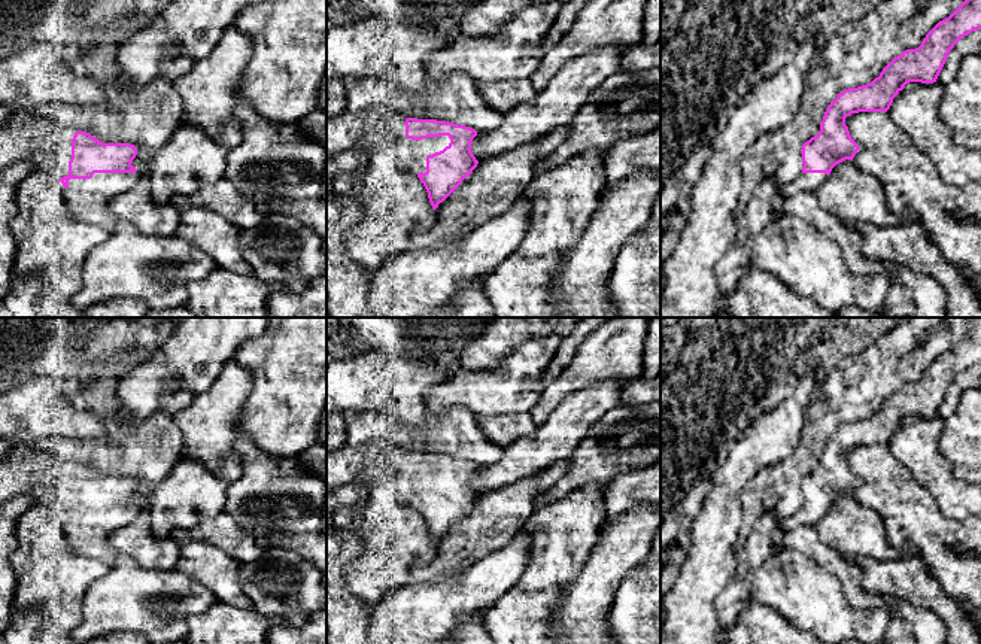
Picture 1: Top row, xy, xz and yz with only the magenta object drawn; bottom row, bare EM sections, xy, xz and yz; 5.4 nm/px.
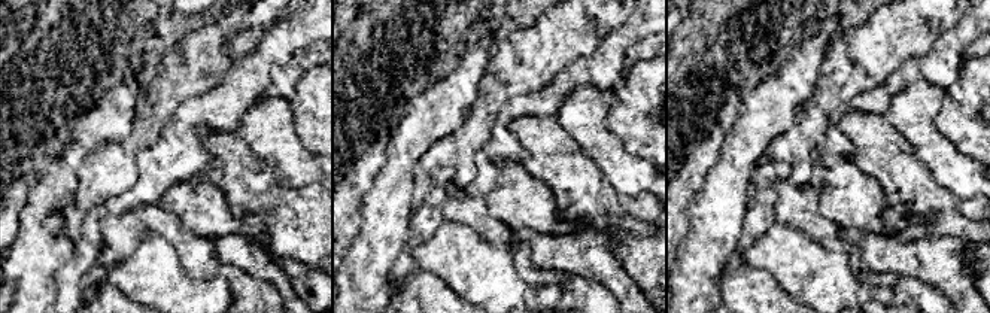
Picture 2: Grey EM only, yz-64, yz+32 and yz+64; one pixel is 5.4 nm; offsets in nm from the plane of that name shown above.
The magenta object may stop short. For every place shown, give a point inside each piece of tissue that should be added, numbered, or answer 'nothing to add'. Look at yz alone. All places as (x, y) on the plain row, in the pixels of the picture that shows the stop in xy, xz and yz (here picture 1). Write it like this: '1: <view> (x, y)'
1: yz (810, 516)

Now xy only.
1: xy (90, 534)

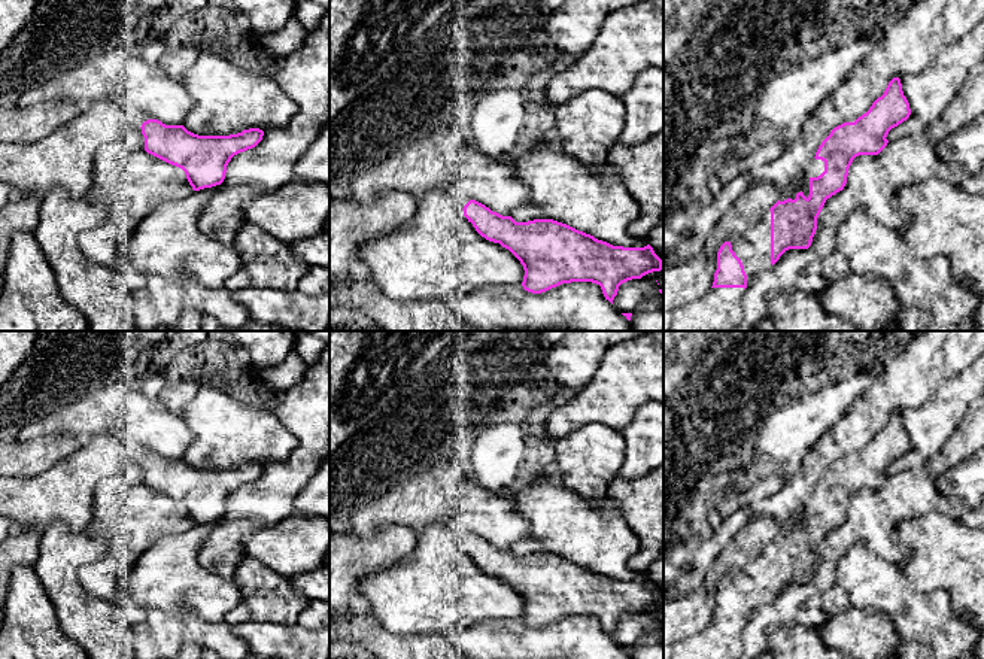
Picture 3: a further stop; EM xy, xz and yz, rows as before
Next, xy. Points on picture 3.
1: xy (131, 470)

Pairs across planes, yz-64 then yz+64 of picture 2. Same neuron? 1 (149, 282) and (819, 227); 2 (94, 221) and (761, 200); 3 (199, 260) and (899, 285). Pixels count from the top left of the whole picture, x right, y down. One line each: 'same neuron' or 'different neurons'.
1: different neurons
2: same neuron
3: same neuron

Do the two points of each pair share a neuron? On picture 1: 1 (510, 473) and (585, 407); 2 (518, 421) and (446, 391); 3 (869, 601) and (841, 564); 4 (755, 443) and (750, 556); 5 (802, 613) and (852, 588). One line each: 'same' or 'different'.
1: same
2: different
3: same
4: different
5: different

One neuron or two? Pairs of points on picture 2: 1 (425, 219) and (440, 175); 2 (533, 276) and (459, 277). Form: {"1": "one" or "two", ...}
{"1": "one", "2": "two"}

